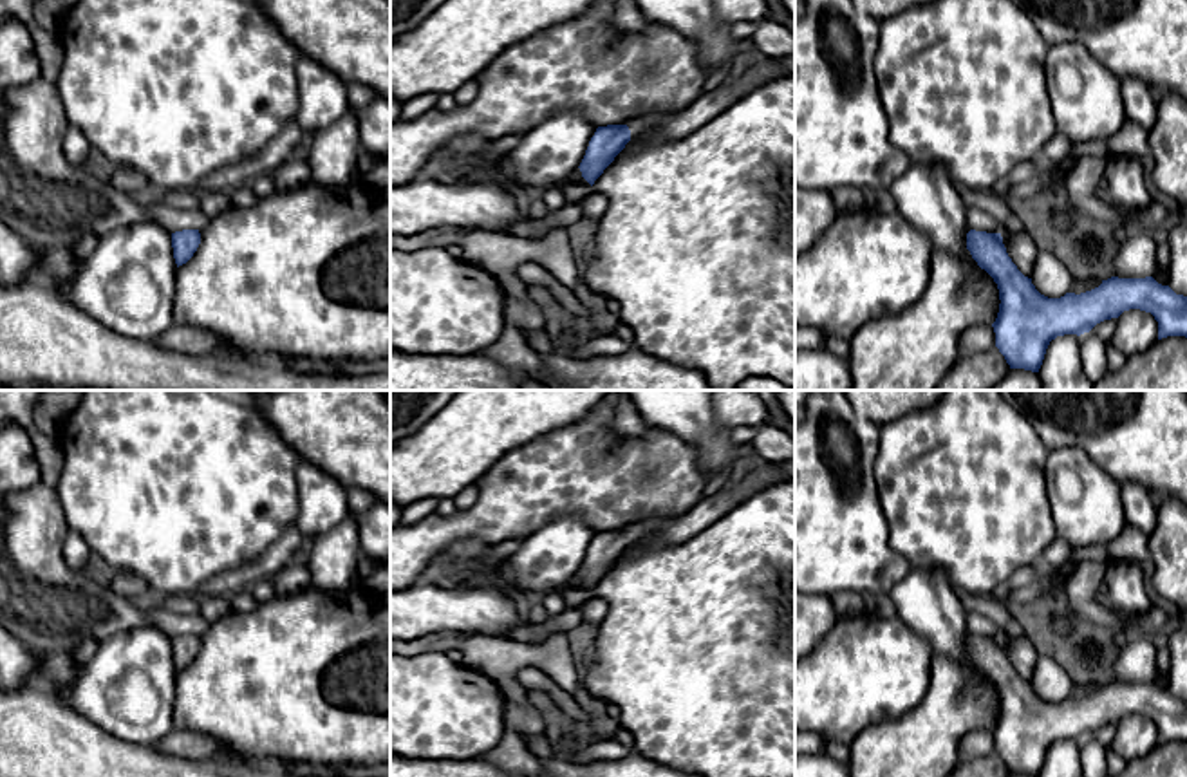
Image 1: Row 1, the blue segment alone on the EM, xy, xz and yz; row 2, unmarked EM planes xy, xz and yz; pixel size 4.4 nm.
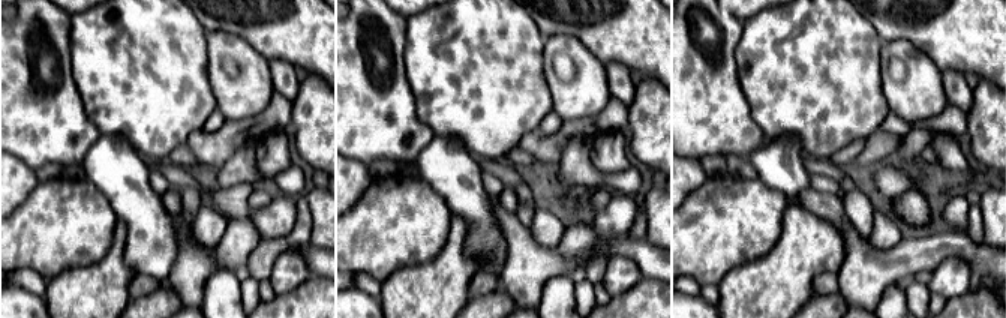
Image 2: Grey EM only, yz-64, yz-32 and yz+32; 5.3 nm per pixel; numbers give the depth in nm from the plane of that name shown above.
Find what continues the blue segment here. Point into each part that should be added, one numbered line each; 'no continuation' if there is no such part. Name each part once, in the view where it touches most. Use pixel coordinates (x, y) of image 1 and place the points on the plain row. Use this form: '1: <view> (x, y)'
1: xz (647, 526)

